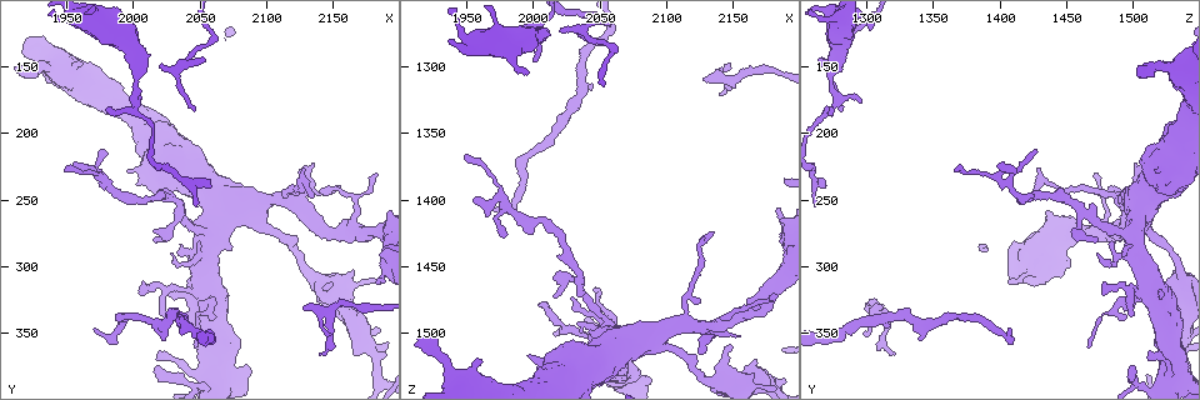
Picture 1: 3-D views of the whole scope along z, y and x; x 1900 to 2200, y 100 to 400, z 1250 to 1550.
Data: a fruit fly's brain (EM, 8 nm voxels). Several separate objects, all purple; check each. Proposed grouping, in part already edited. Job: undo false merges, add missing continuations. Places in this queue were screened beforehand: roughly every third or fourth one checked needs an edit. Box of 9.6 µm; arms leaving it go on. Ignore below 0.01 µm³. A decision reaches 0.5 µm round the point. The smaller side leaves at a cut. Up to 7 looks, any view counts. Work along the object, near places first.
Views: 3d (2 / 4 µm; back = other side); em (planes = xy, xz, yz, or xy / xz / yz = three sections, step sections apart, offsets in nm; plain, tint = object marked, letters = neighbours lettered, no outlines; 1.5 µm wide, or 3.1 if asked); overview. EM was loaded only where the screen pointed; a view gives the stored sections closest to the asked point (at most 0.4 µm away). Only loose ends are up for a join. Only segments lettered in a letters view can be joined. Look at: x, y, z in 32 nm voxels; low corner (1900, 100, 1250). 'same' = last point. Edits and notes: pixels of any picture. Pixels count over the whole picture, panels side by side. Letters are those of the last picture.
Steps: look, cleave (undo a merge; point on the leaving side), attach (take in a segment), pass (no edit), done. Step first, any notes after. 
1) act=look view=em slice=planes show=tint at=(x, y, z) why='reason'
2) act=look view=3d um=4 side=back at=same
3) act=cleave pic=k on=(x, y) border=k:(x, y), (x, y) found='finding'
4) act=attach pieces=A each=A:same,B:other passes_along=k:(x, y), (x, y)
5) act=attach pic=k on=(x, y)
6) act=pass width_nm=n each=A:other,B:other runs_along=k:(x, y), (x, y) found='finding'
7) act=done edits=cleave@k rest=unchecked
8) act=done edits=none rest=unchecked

act=look view=3d um=4 at=(1982, 182, 1276) why='branch stops here'

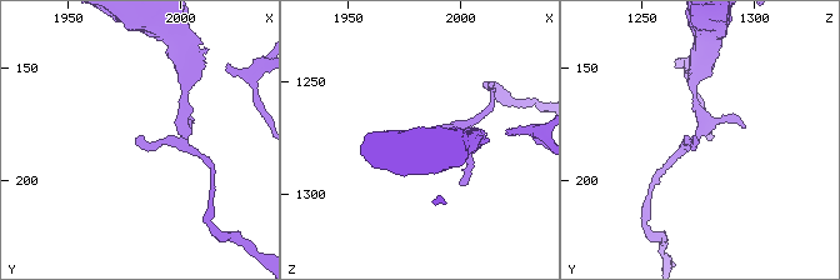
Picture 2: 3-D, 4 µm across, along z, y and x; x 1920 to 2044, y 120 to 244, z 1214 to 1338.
act=look view=em slice=planes show=tint at=(1981, 183, 1276)

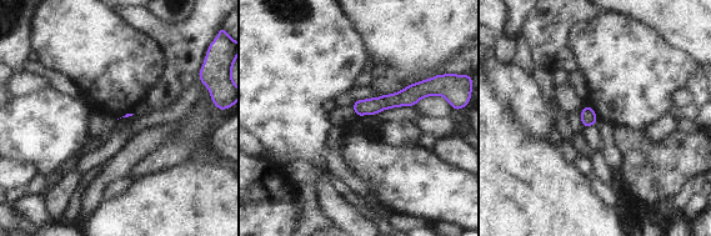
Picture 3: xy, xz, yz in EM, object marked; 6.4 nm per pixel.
act=look view=em slice=planes show=letters at=same why='what lies round it'

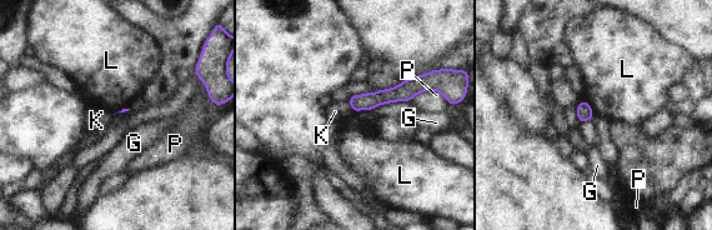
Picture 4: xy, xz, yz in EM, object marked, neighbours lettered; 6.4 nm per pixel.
act=pass each=G:other,K:other,L:other,P:other border=4:(583, 99), (593, 113) found='no lettered segment goes on from it'

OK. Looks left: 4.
act=look view=em slice=xz step=8 show=tint at=(1948, 230, 1368) why='tapers out'

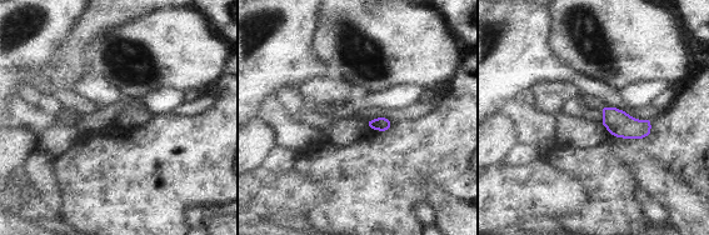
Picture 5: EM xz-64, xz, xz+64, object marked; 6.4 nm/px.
act=look view=em slice=planes show=letters at=same why='another direction'

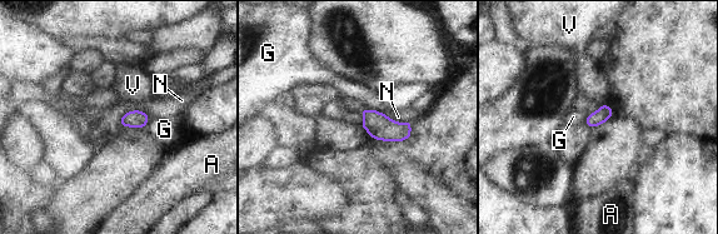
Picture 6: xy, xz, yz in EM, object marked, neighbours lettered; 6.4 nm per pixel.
act=pass each=A:other,G:other,N:other,V:other border=6:(149, 115), (129, 110), (119, 125) found='no lettered segment goes on from it'

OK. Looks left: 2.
act=done edits=none rest=unchecked

